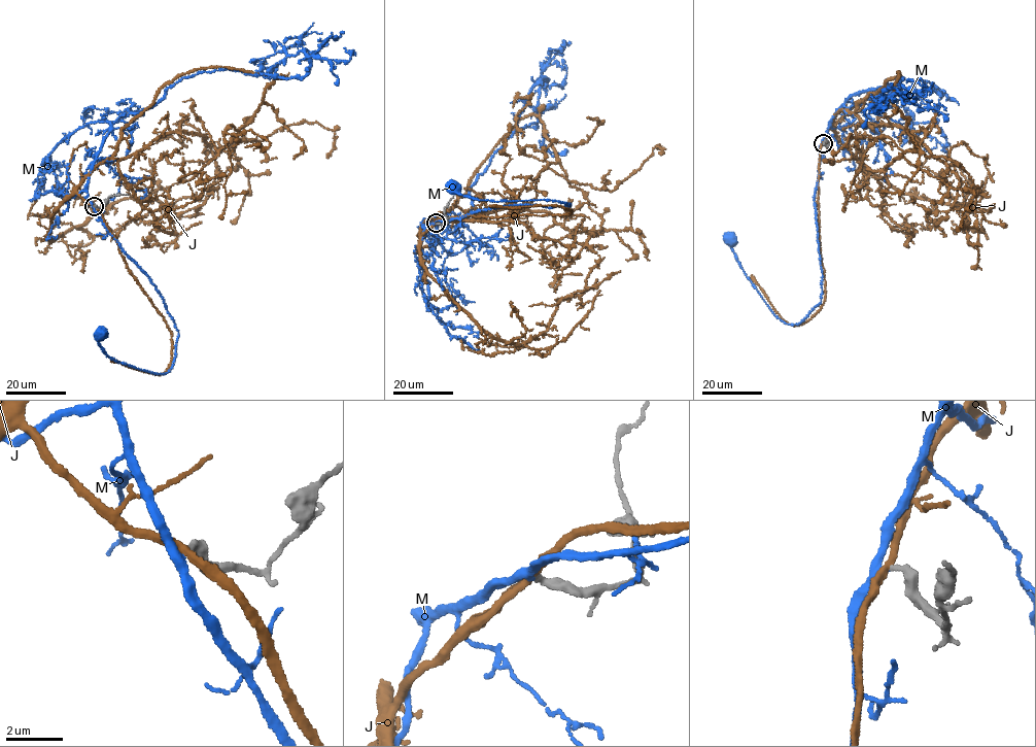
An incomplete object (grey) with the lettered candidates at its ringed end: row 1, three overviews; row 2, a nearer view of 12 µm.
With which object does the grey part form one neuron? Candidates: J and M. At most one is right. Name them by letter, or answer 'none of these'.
M

